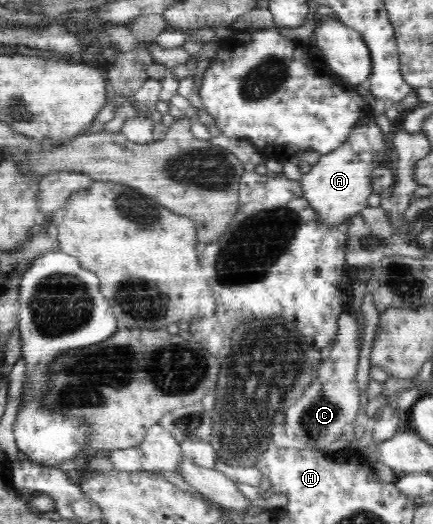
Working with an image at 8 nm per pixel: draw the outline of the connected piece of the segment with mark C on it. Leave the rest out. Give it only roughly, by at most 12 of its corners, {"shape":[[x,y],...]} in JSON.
{"shape":[[343,312],[318,377],[273,425],[280,448],[328,449],[359,409],[359,326]]}

